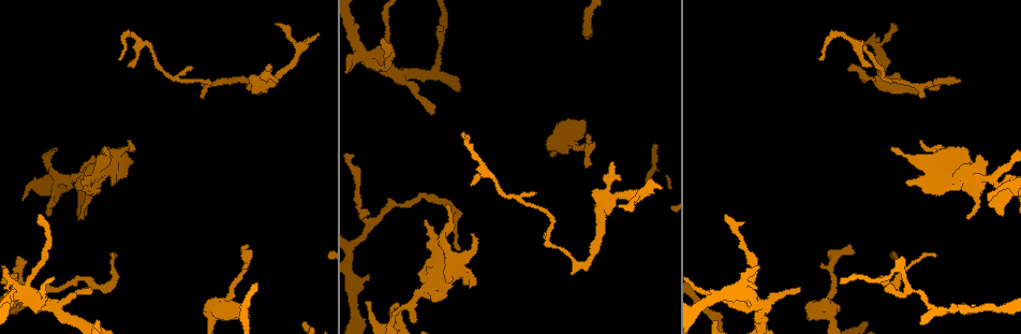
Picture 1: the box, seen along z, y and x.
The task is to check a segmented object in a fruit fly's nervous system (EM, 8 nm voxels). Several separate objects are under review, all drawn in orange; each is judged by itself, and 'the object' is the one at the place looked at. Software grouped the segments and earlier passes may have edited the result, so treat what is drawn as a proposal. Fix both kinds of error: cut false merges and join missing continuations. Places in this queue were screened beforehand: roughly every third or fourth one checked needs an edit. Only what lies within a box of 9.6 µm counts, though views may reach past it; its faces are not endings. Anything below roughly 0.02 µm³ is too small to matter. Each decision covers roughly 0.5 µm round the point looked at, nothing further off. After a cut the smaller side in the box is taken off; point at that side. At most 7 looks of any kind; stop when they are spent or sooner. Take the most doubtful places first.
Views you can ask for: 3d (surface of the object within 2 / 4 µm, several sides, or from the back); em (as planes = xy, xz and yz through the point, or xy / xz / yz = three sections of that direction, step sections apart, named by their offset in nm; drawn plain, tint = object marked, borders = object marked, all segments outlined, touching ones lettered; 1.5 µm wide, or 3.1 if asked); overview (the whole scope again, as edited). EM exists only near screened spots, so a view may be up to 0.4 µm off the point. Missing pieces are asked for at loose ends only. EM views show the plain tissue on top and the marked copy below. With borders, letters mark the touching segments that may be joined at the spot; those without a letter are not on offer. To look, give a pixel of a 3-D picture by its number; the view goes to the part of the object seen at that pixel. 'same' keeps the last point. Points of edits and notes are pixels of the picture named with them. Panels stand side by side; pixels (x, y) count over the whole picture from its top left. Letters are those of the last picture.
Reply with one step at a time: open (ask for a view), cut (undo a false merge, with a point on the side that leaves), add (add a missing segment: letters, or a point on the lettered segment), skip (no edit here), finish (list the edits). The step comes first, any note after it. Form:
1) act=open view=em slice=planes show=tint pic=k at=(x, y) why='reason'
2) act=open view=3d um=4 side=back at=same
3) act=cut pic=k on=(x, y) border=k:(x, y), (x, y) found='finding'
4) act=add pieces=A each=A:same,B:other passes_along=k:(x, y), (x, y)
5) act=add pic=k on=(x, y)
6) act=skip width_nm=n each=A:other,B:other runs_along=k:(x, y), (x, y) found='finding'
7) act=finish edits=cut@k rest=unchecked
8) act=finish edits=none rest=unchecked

act=open view=em slice=planes show=borders pic=1 at=(117, 255)

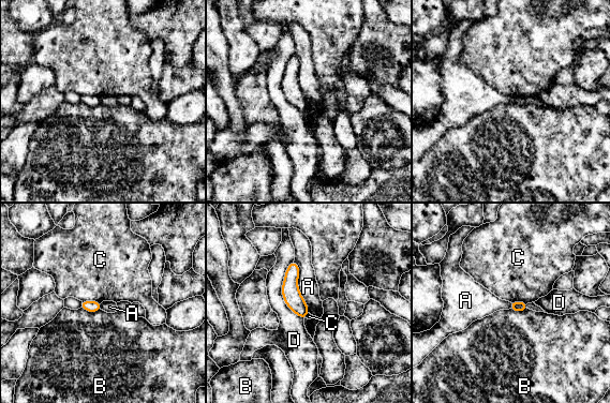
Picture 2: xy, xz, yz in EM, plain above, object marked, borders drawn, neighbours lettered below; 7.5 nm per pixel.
act=skip longest_contact=A:400nm each=A:other,B:other,C:other,D:other runs_along=2:(293, 265), (292, 297), (303, 314) found='no lettered segment goes on from it'

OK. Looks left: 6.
act=open view=em slice=planes show=borders pic=1 at=(319, 34) why='tapers out'

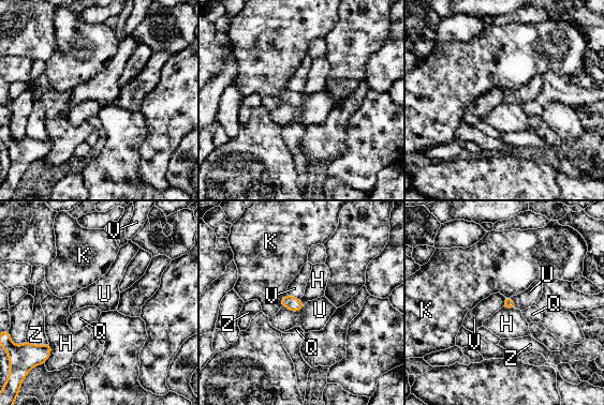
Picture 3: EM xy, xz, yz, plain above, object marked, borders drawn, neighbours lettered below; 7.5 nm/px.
act=add pieces=U each=H:other,K:other,Q:other,U:same,V:other,Z:other passes_along=3:(294, 304), (293, 311), (314, 315) found='it goes on there'

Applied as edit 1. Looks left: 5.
act=open view=overview why='redraw'

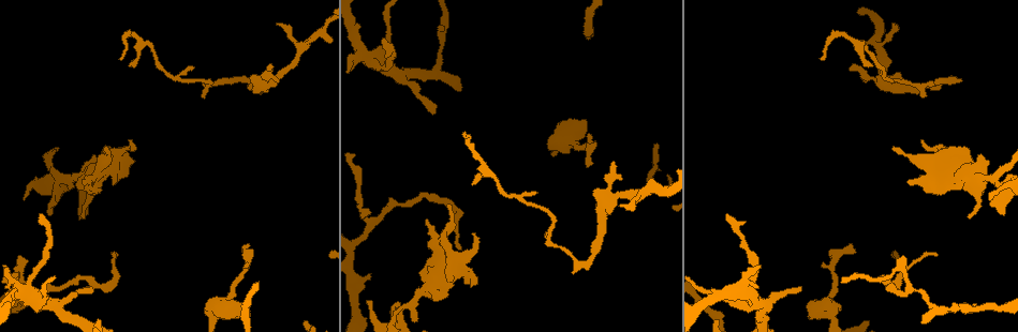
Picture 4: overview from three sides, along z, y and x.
act=open view=3d um=2 pic=4 at=(409, 303) why='arms part here'

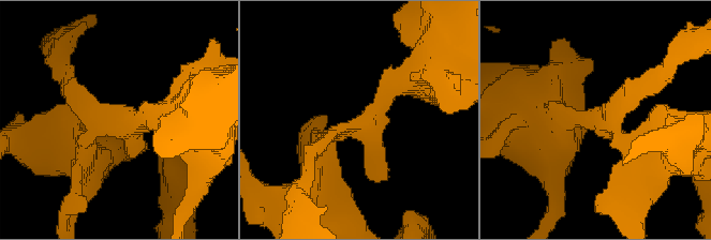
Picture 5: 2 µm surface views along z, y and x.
act=open view=em slice=xy step=4 show=tint pic=5 at=(119, 123) why='now the EM'

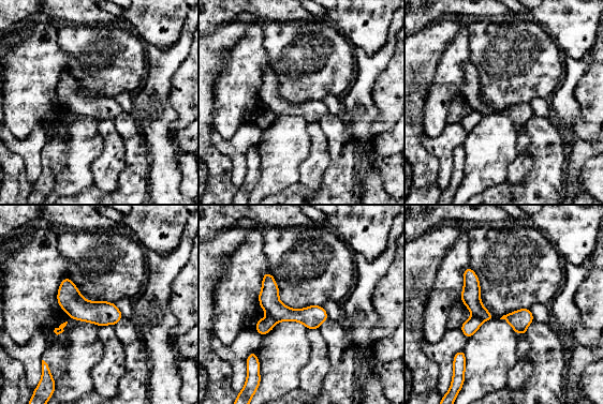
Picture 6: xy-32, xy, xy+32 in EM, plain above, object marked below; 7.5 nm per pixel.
act=open view=em slice=xz step=8 show=borders at=same

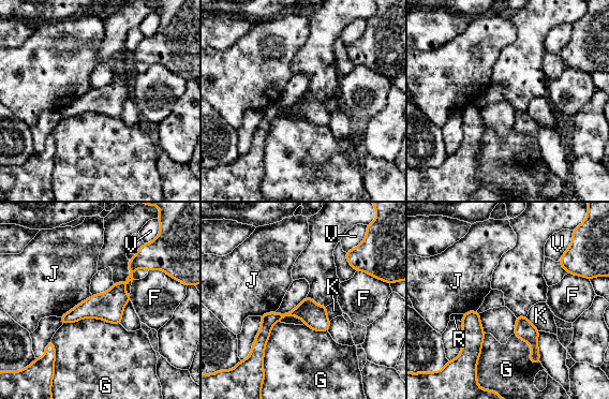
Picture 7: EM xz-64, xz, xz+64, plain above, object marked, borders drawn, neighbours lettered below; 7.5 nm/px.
act=cut pic=7 on=(311, 314) width_nm=180 each=F:other,G:other,J:other,K:other,R:other,V:other part_leaving=7:(140, 257), (103, 306), (63, 320) found='a second neuron is stuck on'

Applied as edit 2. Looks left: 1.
act=finish edits=add@3,cut@7 rest=unchecked

